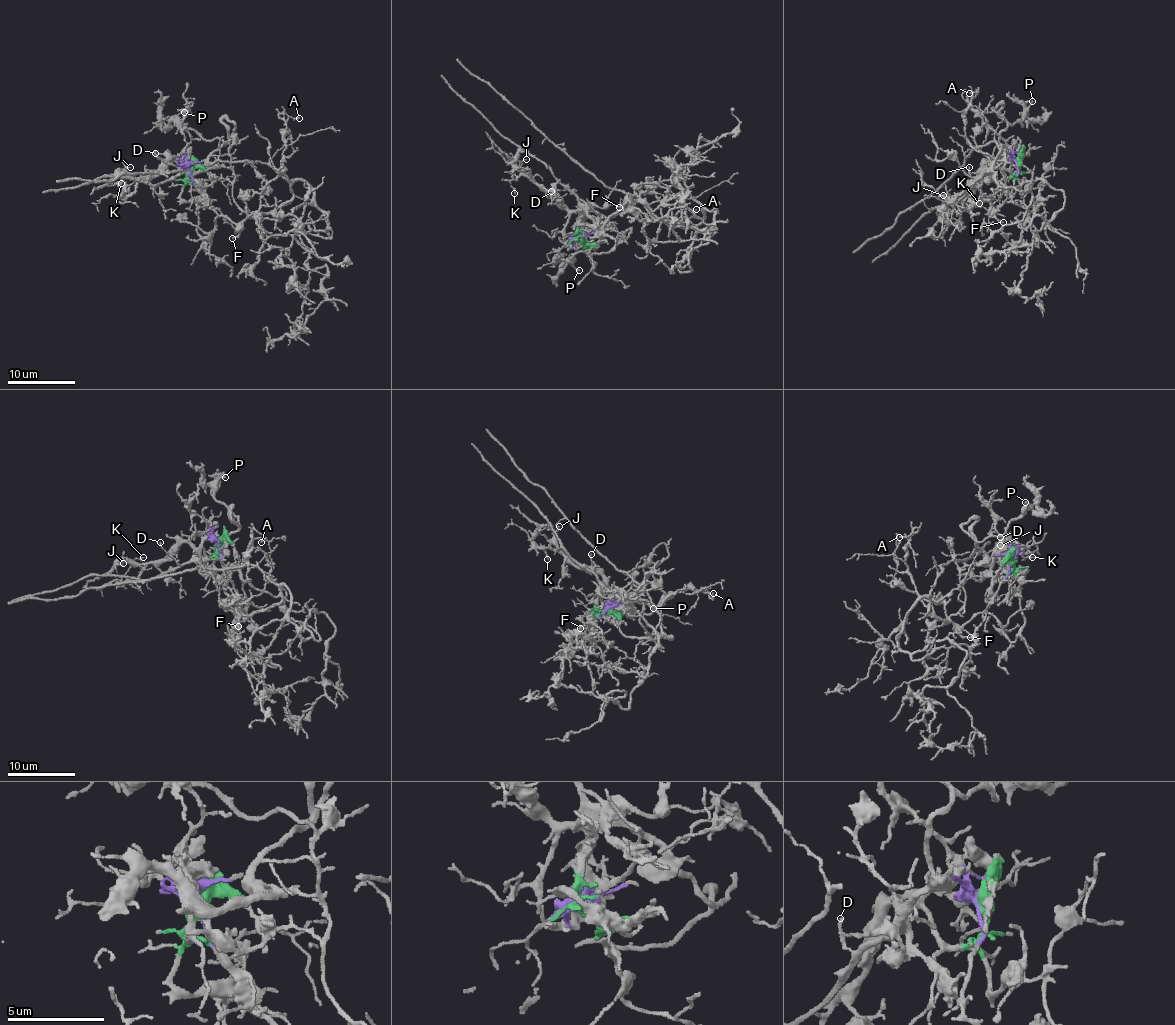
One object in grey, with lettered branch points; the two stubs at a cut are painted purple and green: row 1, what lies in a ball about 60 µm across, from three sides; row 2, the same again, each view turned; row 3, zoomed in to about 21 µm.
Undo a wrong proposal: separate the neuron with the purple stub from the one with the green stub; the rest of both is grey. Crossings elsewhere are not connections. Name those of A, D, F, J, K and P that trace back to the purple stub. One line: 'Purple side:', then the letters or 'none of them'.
Purple side: A, F

